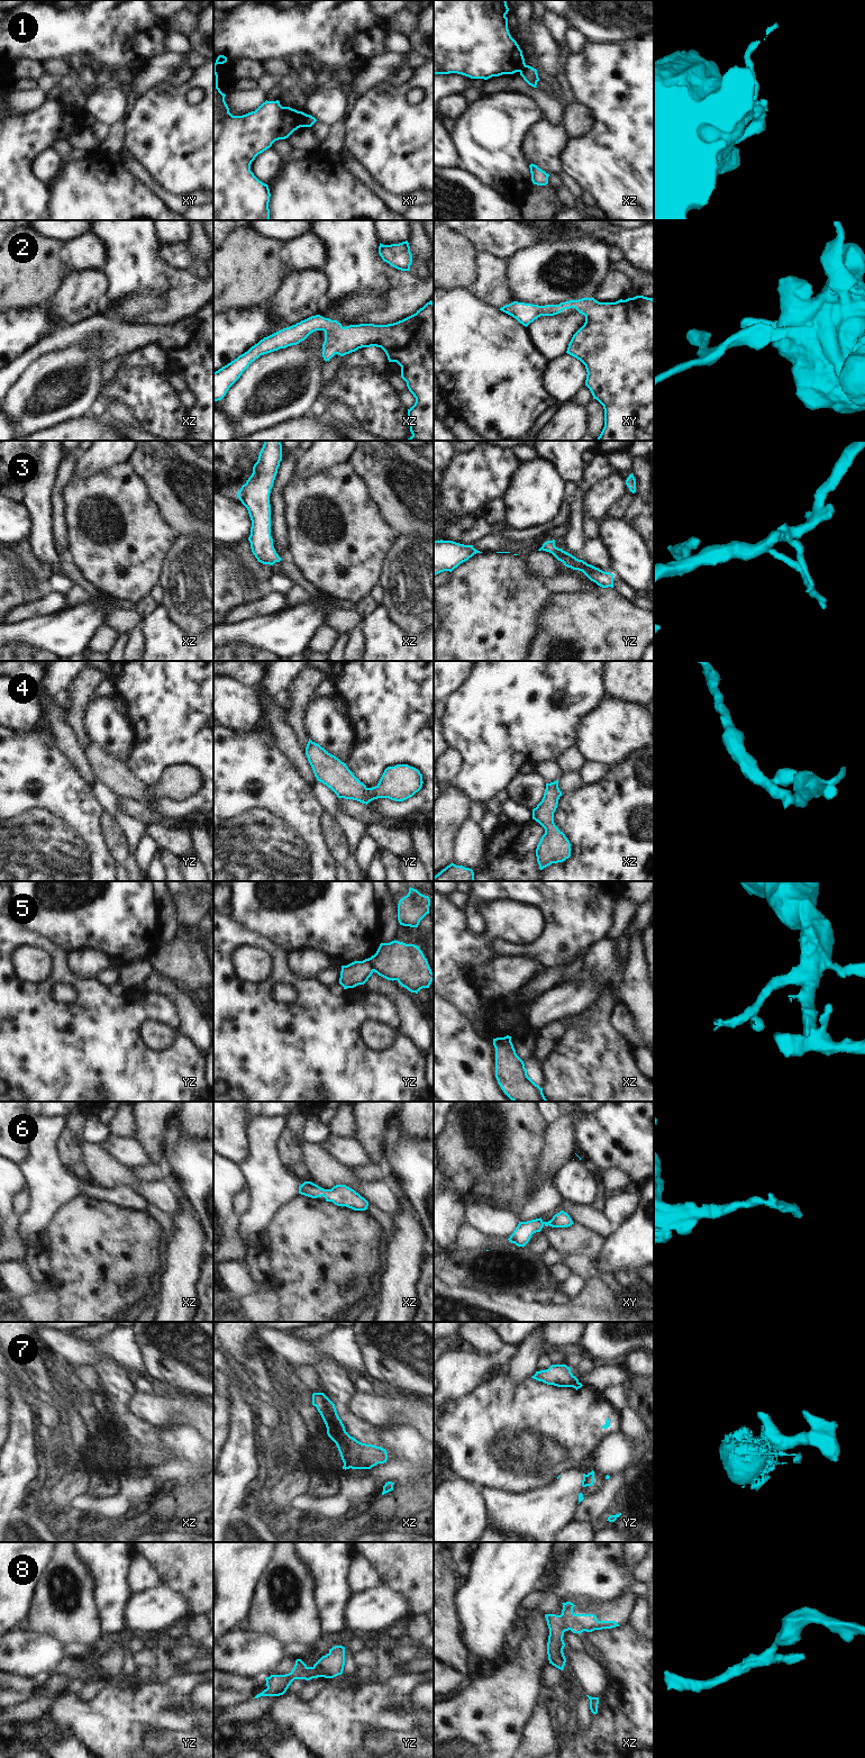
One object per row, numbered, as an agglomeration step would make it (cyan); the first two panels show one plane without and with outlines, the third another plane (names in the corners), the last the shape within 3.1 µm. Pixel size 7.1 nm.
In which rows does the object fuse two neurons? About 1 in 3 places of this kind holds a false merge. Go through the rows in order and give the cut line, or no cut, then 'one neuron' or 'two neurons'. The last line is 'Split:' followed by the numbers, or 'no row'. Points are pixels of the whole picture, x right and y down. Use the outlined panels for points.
1: xy (301, 112), (303, 126) | two neurons
2: no cut | one neuron
3: no cut | one neuron
4: no cut | one neuron
5: yz (369, 958), (374, 970) | two neurons
6: no cut | one neuron
7: yz (577, 1382), (568, 1386) | two neurons
8: no cut | one neuron
Split: 1, 5, 7

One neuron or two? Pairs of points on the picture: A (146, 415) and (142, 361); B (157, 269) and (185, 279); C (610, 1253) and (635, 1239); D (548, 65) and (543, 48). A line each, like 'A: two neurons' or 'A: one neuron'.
A: two neurons
B: one neuron
C: one neuron
D: one neuron

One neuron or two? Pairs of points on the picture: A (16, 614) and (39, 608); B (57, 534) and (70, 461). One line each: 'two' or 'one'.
A: one
B: one

